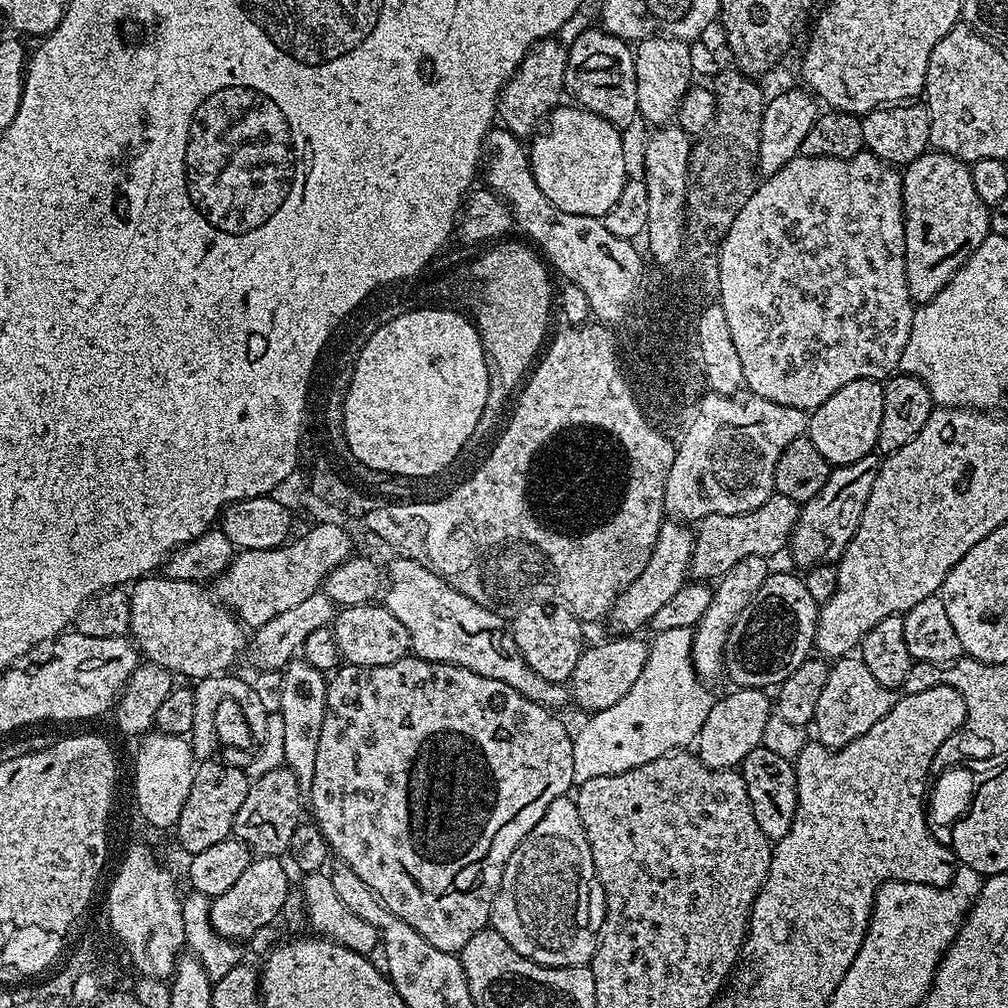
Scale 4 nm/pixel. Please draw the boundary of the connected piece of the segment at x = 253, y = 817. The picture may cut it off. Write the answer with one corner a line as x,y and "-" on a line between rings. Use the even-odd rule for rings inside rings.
281,766
270,770
270,774
262,774
262,778
248,785
246,802
242,802
238,814
234,814
232,836
251,848
257,857
283,857
290,846
290,838
294,838
294,830
302,823
300,795
302,789
298,778
294,778
294,770

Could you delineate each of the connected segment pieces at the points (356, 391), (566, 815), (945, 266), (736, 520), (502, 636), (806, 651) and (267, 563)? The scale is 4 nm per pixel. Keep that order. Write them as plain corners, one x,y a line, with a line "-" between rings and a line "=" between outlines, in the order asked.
445,306
440,312
416,312
415,318
407,317
399,320
396,315
389,319
389,324
384,324
378,330
371,333
374,338
373,344
368,344
367,350
362,348
355,353
360,359
360,370
354,378
352,384
352,394
346,399
346,427
350,430
352,448
358,450
362,458
367,458
369,464
382,466
389,477
394,476
432,476
435,472
440,472
460,451
464,448
464,443
476,436
478,418
482,418
484,404
487,404
490,397
486,394
485,373
489,357
484,356
483,346
480,341
480,333
476,332
474,323
467,315
461,320
456,320
452,316
453,309
=
571,795
559,796
550,802
538,826
510,854
492,904
491,927
520,956
535,964
578,968
591,961
603,921
604,891
596,877
578,806
=
929,150
923,152
914,162
903,169
904,185
904,233
906,234
906,284
913,301
917,305
927,304
954,278
970,254
978,250
978,246
990,234
990,208
978,198
978,190
974,190
974,178
971,167
965,161
954,158
945,152
=
774,494
758,510
747,512
746,514
710,514
705,520
699,521
698,527
694,532
692,541
692,566
690,576
696,582
715,582
730,570
737,562
742,562
742,558
747,556
762,556
772,558
775,552
780,552
789,547
792,531
800,517
801,505
797,501
786,498
785,496
=
396,558
393,561
393,564
386,568
386,591
382,596
382,604
390,610
390,614
394,614
394,618
398,618
398,622
402,622
402,626
406,626
412,643
411,655
435,664
462,666
466,670
474,670
474,674
482,674
482,678
506,682
506,686
514,686
518,694
530,698
536,704
543,704
549,710
560,710
556,708
562,707
566,702
569,703
570,692
564,684
550,682
542,678
542,674
534,674
534,670
530,670
501,613
486,610
486,606
478,606
474,598
466,598
466,594
454,590
454,586
447,584
437,572
430,571
418,562
403,558
=
773,571
762,586
762,590
758,590
758,594
754,594
754,598
750,598
750,606
746,606
746,610
742,610
742,614
738,614
738,618
734,622
734,626
730,630
730,634
726,638
726,650
724,651
724,672
733,680
736,688
759,688
761,690
772,690
781,684
786,678
790,678
790,674
794,674
794,670
798,670
798,666
802,666
802,662
809,659
813,655
814,645
816,642
816,617
818,615
818,605
814,602
814,598
810,598
809,592
806,590
803,579
799,575
791,576
788,572
=
316,524
305,536
298,536
274,550
237,551
232,565
216,577
216,599
228,605
236,613
236,619
249,629
261,628
270,618
299,606
310,594
321,591
330,570
346,562
354,552
352,540
340,524

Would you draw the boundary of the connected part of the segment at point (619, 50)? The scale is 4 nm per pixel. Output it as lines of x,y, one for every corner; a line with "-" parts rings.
595,27
577,31
573,35
577,36
573,38
572,45
567,45
564,91
576,99
573,101
579,107
606,118
606,122
615,128
627,130
638,120
638,82
634,70
636,57
629,41
611,36
603,27

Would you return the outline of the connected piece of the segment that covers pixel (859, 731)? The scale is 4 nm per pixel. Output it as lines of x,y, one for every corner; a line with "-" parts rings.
849,654
833,659
826,674
826,686
822,686
822,694
818,694
818,707
814,709
812,724
816,728
815,739
827,748
846,746
854,742
854,738
862,738
862,734
866,734
866,730
870,730
874,722
881,720
896,705
897,699
897,693
893,689
882,686
874,679
874,674
866,670
866,662
862,662
859,655

